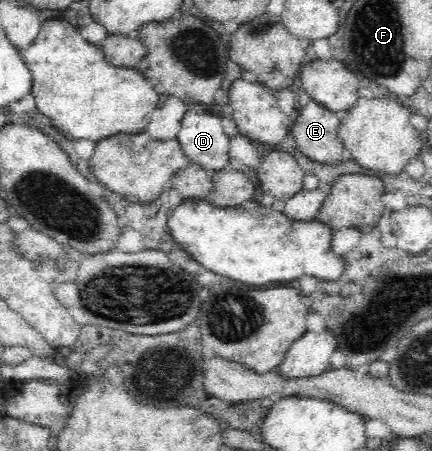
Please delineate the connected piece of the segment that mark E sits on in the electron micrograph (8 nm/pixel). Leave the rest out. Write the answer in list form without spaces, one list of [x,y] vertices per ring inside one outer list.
[[[314,100],[309,101],[306,107],[300,109],[298,119],[290,129],[297,150],[317,164],[340,163],[345,148],[338,137],[340,123],[336,113]]]

